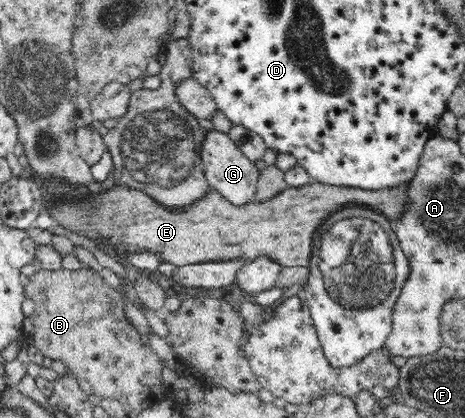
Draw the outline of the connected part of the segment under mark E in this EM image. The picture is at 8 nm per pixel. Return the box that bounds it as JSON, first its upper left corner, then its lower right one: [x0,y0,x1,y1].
[48,180,411,267]

